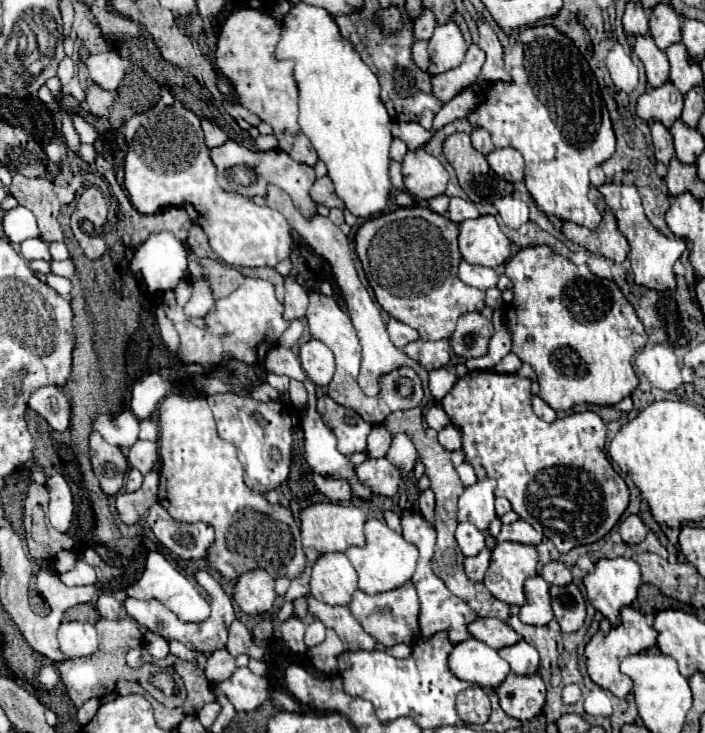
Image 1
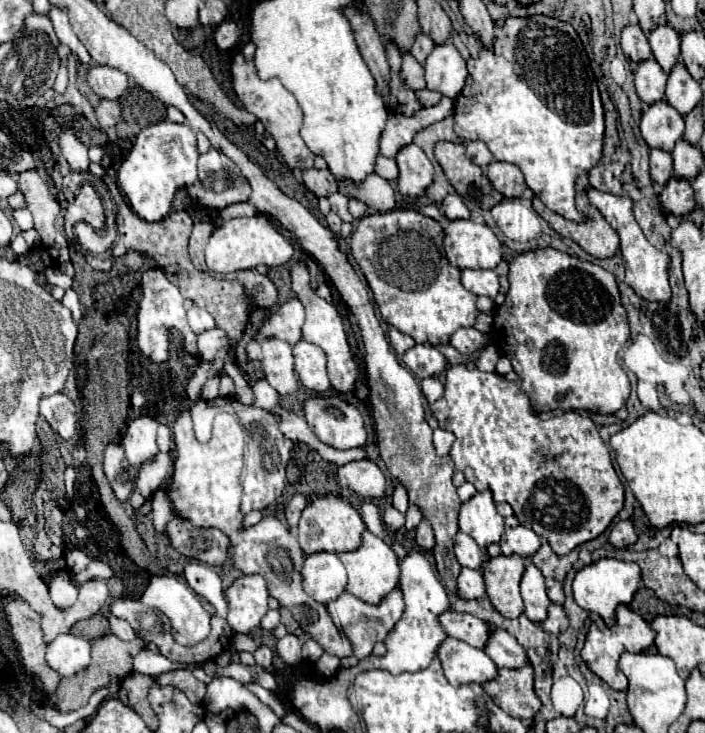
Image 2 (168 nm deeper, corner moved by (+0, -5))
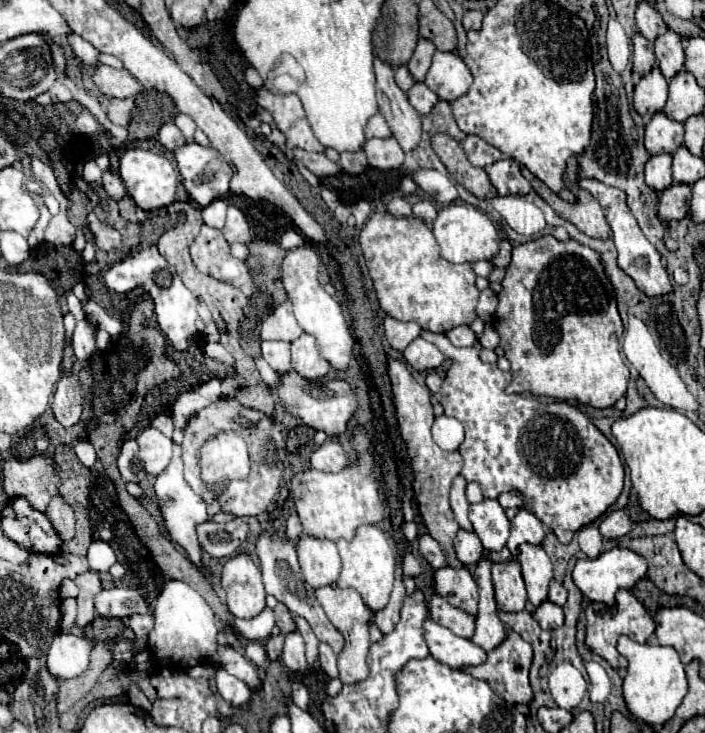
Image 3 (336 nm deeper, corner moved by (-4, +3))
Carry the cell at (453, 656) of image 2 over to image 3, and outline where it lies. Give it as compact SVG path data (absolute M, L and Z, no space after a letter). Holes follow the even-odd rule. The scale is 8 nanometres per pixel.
M425 619L423 631L433 659L451 669L461 669L465 665L481 665L487 659L481 647L477 647L469 639L457 637L447 627L441 627L431 619Z

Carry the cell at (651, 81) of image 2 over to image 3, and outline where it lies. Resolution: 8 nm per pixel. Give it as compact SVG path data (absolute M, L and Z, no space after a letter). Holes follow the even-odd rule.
M655 67L635 85L633 107L637 109L639 115L653 115L655 111L663 111L667 101L667 91L669 91L667 79L661 75L659 67Z

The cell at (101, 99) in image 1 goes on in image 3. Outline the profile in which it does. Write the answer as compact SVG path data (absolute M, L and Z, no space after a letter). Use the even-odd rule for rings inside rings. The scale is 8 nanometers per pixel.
M111 99L111 101L109 101L107 115L109 115L109 119L111 119L113 123L127 127L129 121L131 121L131 111L133 111L133 107L135 107L133 99Z

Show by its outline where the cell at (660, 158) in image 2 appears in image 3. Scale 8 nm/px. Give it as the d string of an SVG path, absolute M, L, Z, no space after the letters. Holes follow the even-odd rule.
M653 155L645 165L645 183L655 191L671 187L671 155Z

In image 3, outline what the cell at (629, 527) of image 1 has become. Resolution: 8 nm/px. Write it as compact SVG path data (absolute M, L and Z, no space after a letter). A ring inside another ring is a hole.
M623 509L611 511L609 515L605 515L599 525L599 533L605 539L619 539L619 537L627 535L629 531L631 531L631 519Z

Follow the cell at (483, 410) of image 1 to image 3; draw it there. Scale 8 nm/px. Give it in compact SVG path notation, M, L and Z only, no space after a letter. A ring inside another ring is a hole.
M423 331L421 335L429 343L437 345L445 357L453 363L441 389L435 393L437 401L443 405L445 415L455 417L465 427L465 441L459 453L465 461L463 477L471 483L479 483L487 499L497 499L505 491L517 491L523 495L525 509L529 509L537 519L541 519L561 543L569 543L573 533L601 517L619 497L623 489L623 465L617 449L607 441L607 437L589 421L585 413L577 407L557 401L539 403L529 395L507 395L505 387L511 381L509 371L501 371L497 365L483 363L477 349L473 347L453 347L443 333Z

